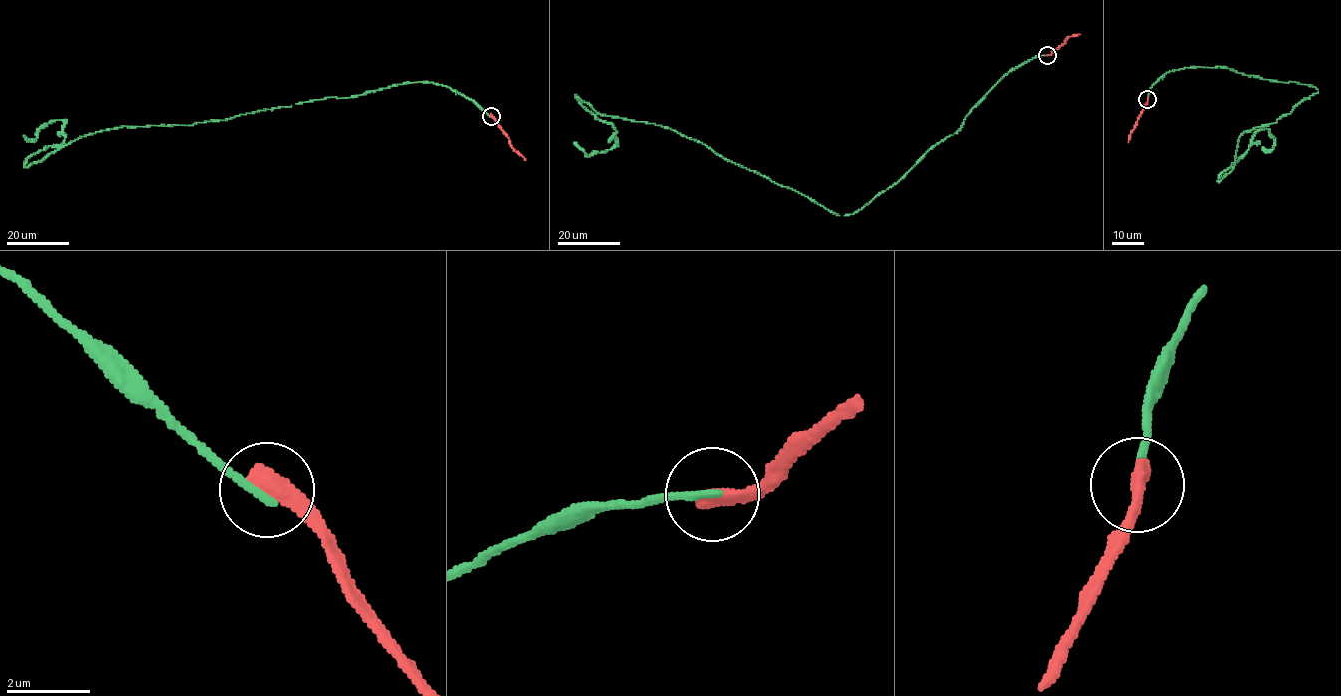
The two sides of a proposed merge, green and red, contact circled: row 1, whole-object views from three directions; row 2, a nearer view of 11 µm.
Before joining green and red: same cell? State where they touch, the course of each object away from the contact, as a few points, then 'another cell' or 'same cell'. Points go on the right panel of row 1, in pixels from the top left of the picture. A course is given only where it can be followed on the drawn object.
at (1147, 99); green runs (1147, 99), (1188, 67), (1316, 87), (1244, 131), (1217, 181), (1266, 129), (1274, 147), (1261, 147); red runs (1147, 99), (1128, 143); another cell

